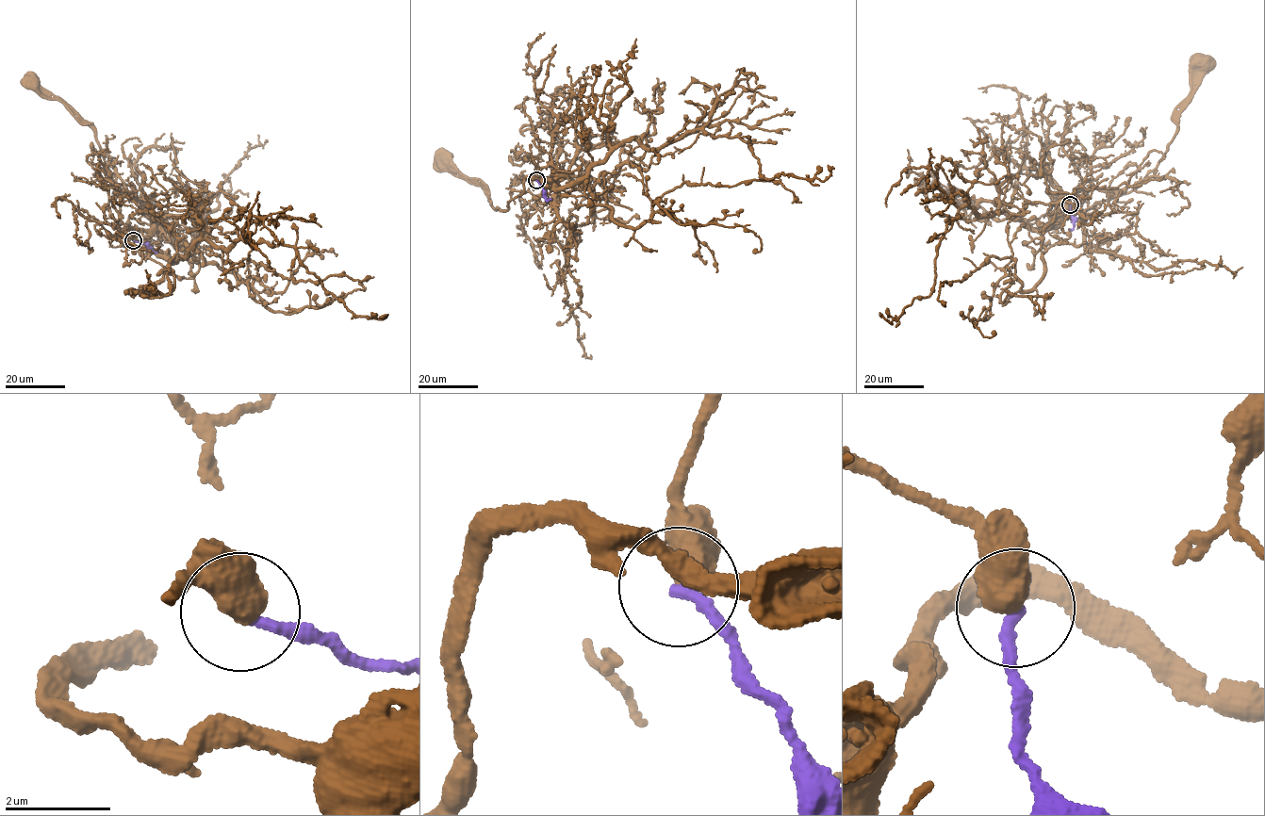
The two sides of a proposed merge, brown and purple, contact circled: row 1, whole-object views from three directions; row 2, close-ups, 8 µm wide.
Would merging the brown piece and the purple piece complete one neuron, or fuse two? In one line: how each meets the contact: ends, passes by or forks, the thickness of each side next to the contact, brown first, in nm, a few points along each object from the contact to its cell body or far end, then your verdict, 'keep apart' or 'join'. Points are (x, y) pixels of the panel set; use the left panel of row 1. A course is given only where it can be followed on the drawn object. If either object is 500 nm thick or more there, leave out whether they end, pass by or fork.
650 nm thick on the brown side, 190 nm on the other; brown runs (134, 240), (148, 233), (142, 245), (124, 246), (122, 202), (96, 134), (31, 80); purple runs (134, 240), (157, 252); keep apart

